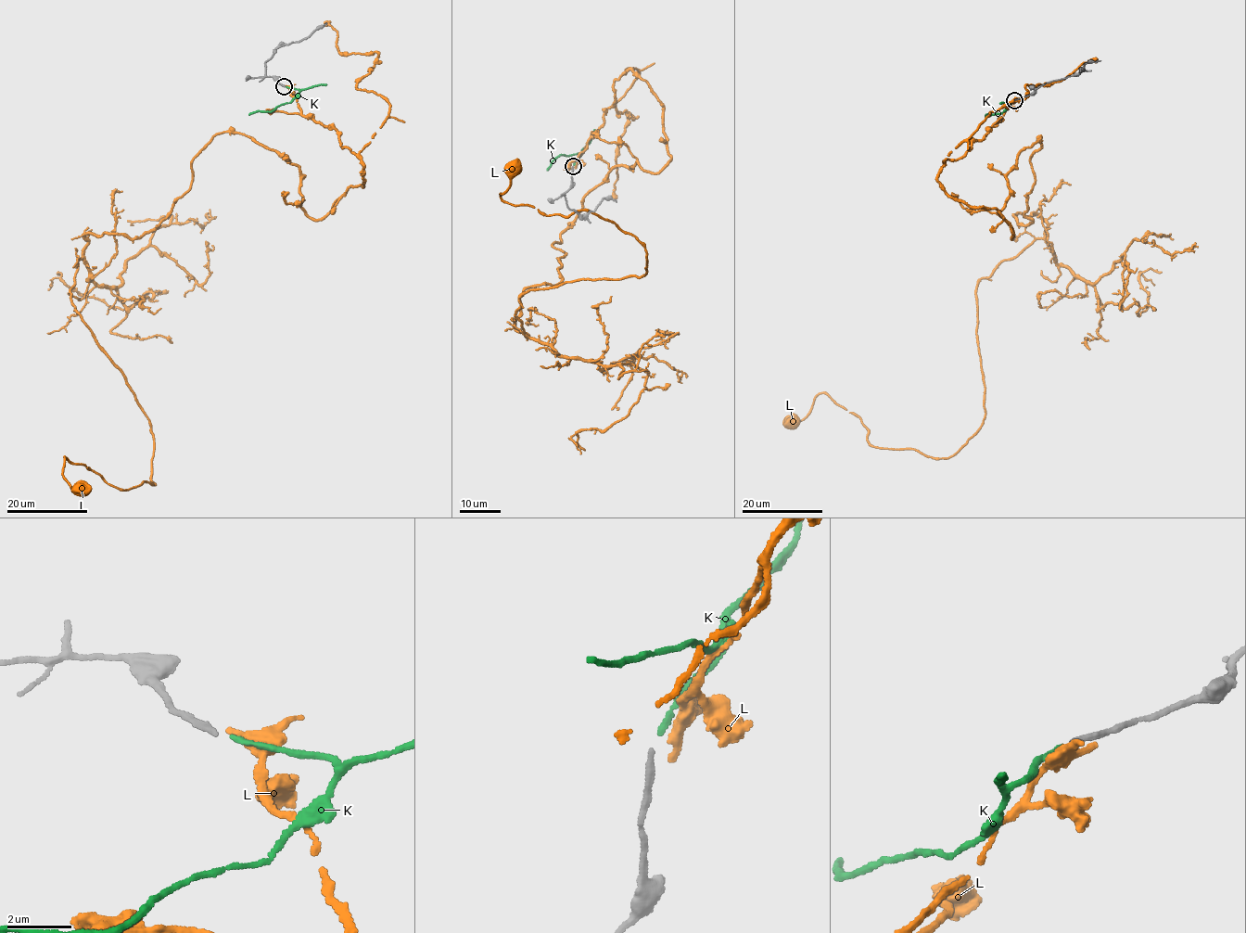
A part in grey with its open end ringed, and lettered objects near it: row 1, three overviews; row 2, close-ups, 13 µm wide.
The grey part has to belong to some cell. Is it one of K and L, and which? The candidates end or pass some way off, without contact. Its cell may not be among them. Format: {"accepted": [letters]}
{"accepted": ["K"]}

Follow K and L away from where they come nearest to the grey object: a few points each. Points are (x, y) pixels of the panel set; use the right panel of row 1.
K: (1014, 100), (1000, 114), (985, 116), (987, 113), (988, 116)
L: (1016, 100), (936, 179), (1012, 237), (1039, 138), (981, 427), (940, 458), (824, 393), (792, 421)

